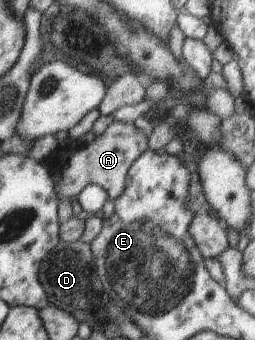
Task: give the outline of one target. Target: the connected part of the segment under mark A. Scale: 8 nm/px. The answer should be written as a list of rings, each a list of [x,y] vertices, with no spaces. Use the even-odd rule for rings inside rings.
[[[115,120],[90,144],[62,150],[62,154],[67,154],[66,159],[63,159],[62,154],[58,154],[52,164],[48,165],[53,166],[54,172],[61,175],[52,176],[52,180],[56,180],[56,192],[60,192],[60,201],[66,199],[72,202],[80,190],[84,190],[88,184],[98,185],[106,192],[108,200],[116,200],[126,188],[126,176],[132,164],[148,150],[148,136],[144,136],[133,123]],[[62,180],[68,180],[68,182],[62,182]]]

